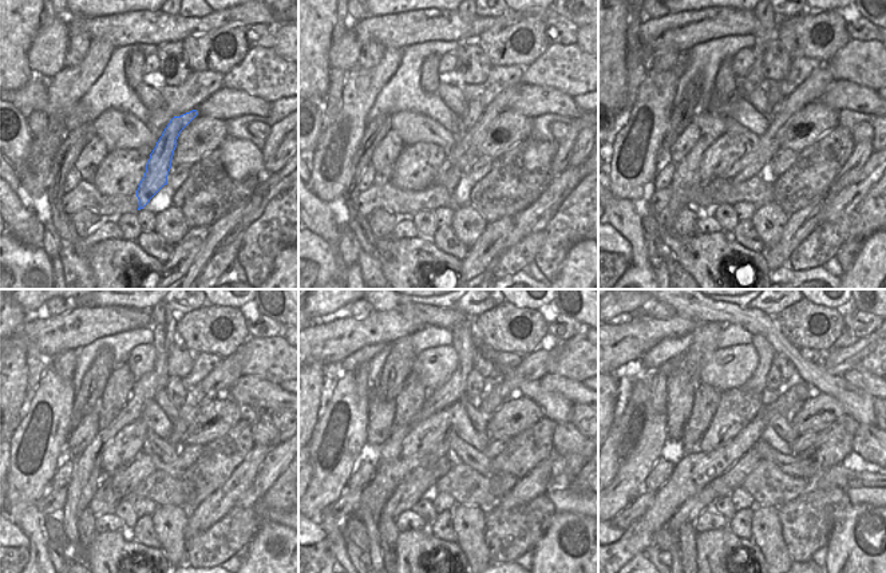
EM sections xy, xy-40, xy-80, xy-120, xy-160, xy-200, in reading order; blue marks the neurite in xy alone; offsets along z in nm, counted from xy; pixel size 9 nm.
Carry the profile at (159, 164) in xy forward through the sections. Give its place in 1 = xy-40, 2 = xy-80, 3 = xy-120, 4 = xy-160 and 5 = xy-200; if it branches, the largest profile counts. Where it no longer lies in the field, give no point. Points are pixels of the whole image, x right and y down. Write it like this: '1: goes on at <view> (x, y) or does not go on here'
1: goes on at xy-40 (466, 150)
2: goes on at xy-80 (815, 85)
3: goes on at xy-120 (214, 384)
4: goes on at xy-160 (533, 367)
5: goes on at xy-200 (838, 360)

